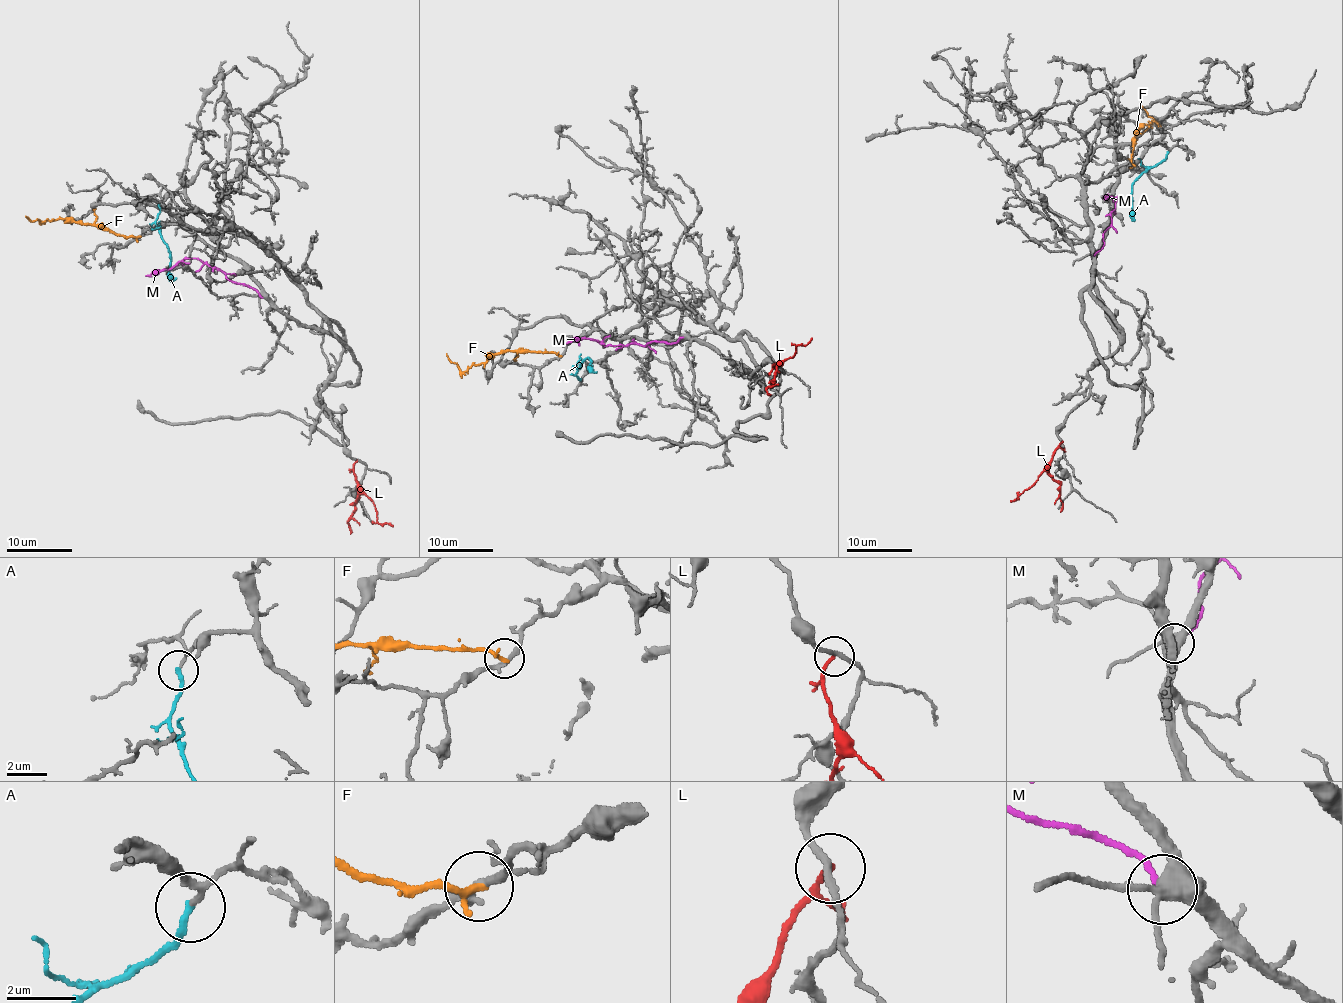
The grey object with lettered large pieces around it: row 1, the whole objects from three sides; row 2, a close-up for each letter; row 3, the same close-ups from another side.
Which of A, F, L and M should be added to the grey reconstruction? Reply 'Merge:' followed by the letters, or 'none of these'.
Merge: A

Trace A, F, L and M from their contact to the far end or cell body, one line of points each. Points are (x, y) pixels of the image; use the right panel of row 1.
A: (1167, 152), (1167, 157), (1143, 172), (1133, 185), (1134, 220)
F: (1134, 165), (1131, 162), (1135, 132), (1150, 122), (1157, 122), (1141, 105)
L: (1061, 442), (1036, 480), (1018, 499), (1010, 501)
M: (1095, 253), (1102, 246), (1116, 202), (1116, 196), (1106, 199), (1108, 196)

